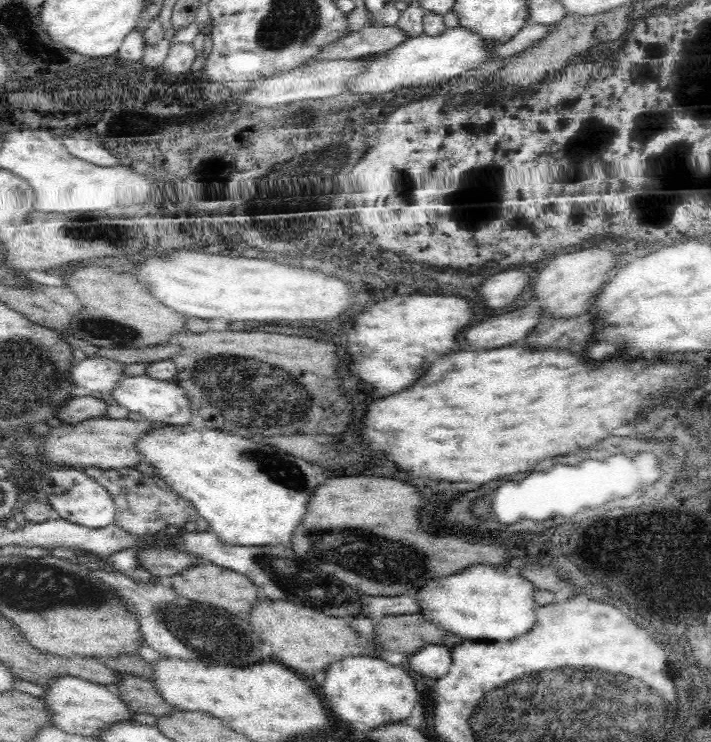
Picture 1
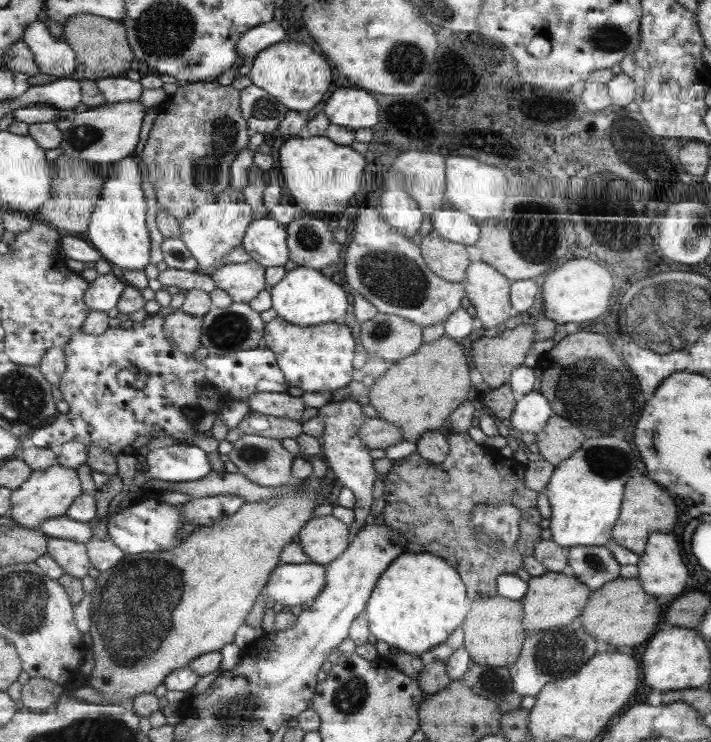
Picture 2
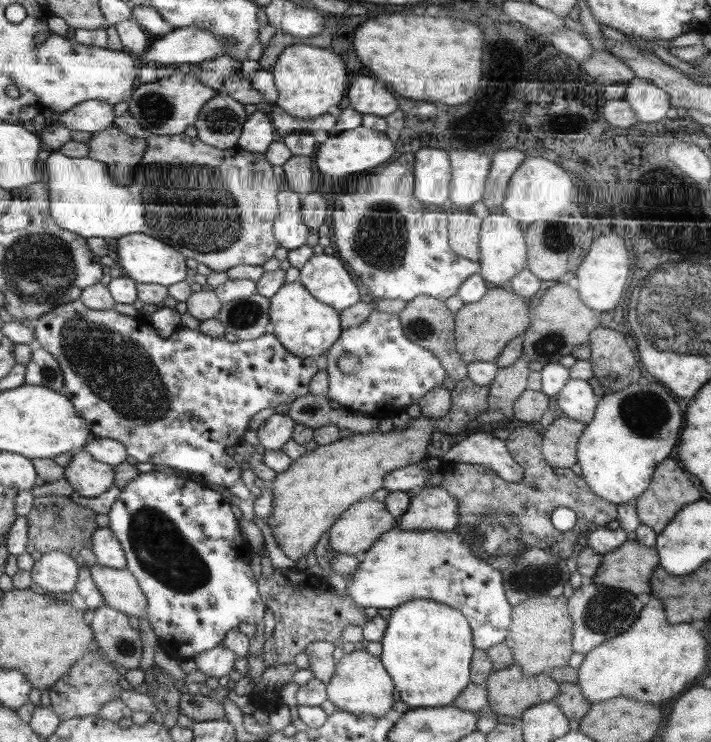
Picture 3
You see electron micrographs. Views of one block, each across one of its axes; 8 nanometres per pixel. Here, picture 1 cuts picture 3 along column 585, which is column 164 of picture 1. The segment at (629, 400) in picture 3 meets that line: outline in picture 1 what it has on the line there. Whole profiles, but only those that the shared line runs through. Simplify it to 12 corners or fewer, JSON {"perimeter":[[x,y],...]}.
{"perimeter":[[164,424],[138,451],[222,542],[292,545],[312,466]]}

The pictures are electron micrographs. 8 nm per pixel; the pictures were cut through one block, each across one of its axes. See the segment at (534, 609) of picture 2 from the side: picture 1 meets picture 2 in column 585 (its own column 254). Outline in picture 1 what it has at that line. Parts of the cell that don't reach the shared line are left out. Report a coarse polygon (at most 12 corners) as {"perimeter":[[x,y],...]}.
{"perimeter":[[211,563],[165,581],[182,597],[235,615],[261,601],[244,574]]}

